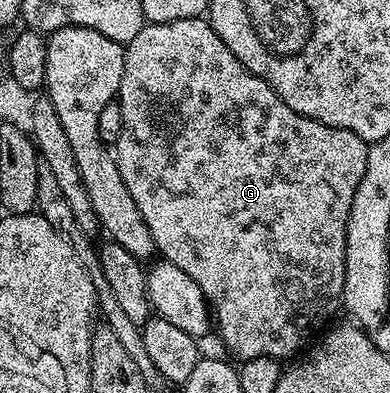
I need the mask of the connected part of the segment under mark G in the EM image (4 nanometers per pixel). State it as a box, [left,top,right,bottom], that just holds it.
[115,16,369,362]

